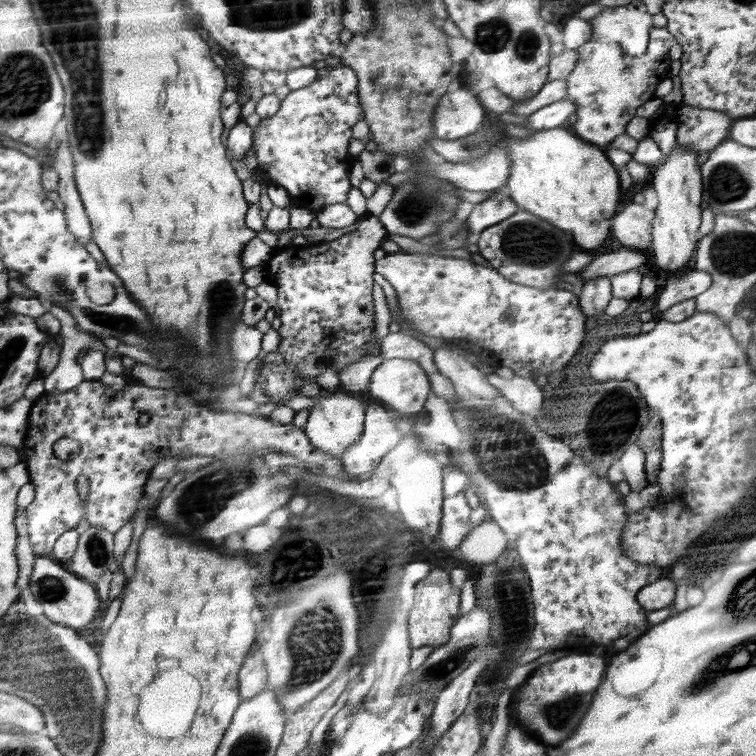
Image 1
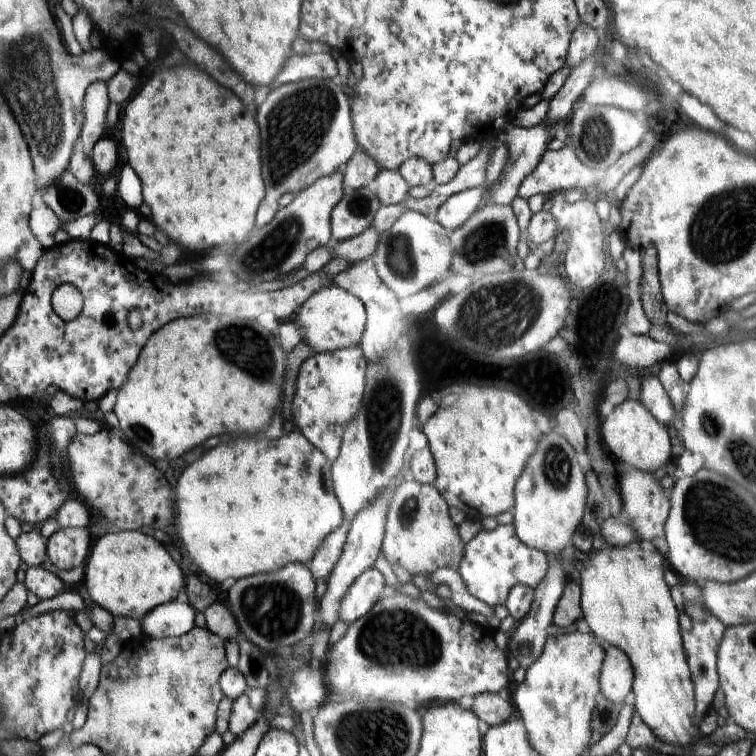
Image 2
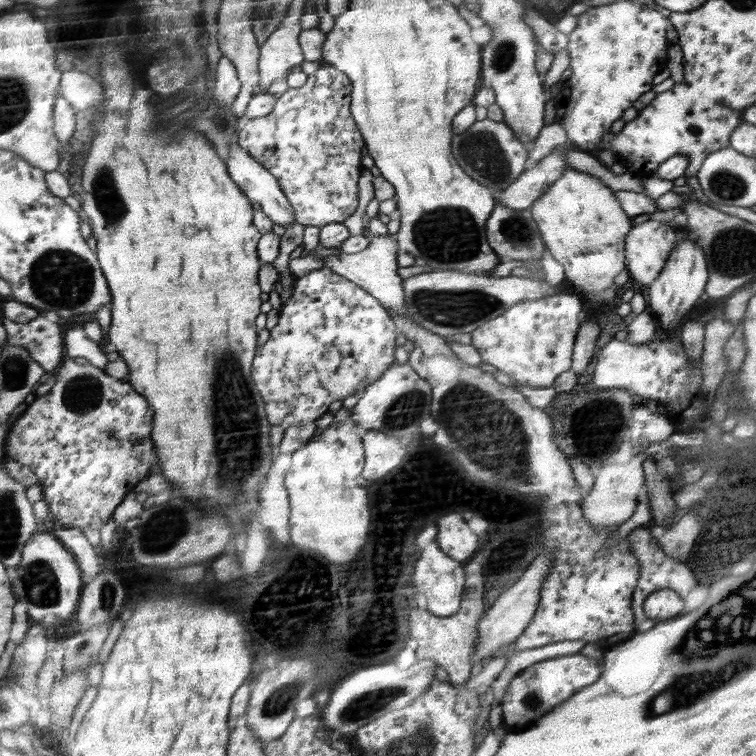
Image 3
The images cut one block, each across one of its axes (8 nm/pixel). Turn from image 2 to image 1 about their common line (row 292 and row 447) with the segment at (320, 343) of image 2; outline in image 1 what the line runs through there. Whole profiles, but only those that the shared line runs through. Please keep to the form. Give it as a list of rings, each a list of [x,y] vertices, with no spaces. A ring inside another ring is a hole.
[[[343,389],[328,392],[312,407],[303,431],[310,444],[320,452],[342,459],[343,454],[363,436],[365,430],[362,400],[354,392]]]

